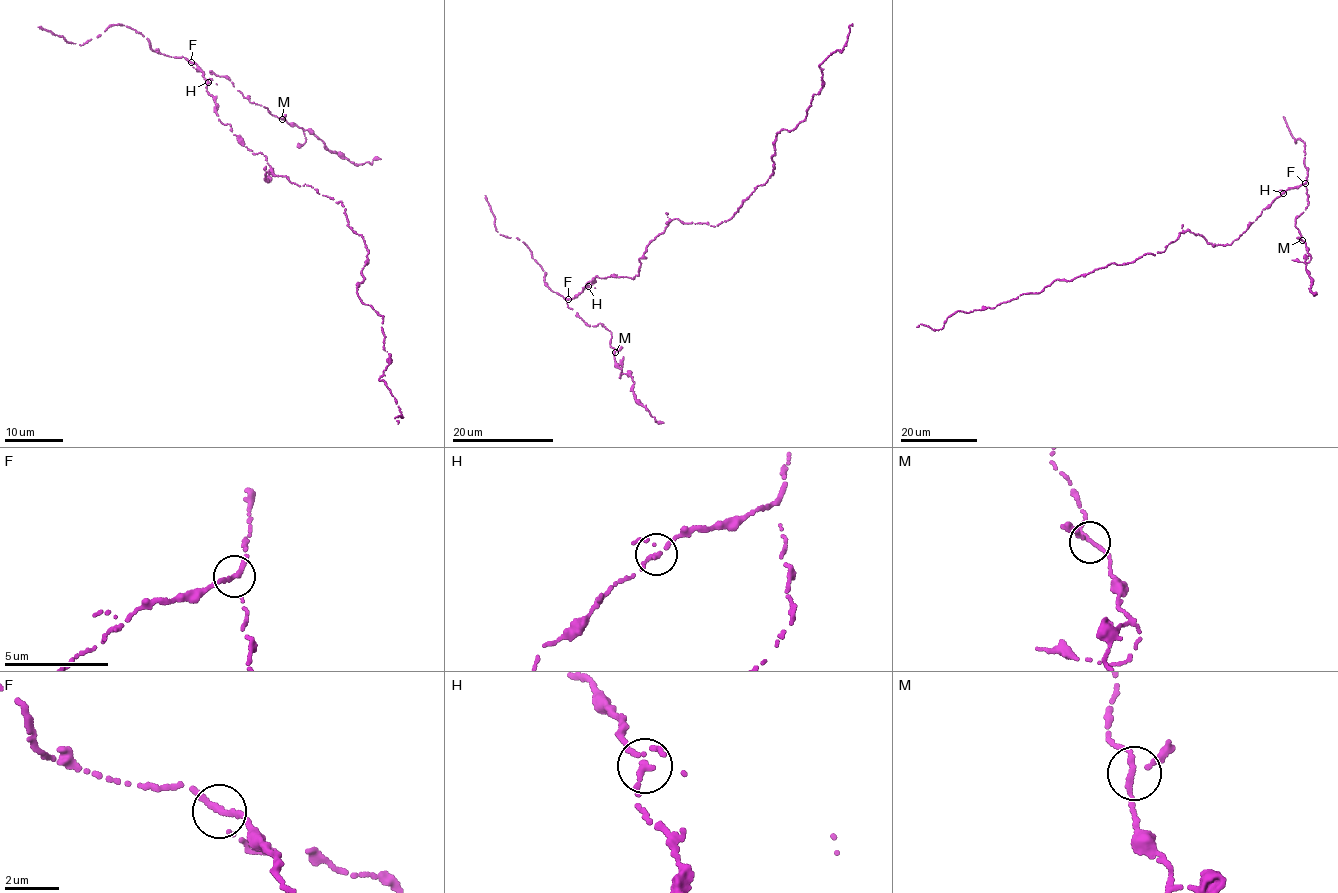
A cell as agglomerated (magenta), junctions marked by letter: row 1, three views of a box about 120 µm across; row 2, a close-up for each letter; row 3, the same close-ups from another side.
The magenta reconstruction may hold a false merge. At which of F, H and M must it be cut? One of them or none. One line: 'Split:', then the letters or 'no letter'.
Split: H

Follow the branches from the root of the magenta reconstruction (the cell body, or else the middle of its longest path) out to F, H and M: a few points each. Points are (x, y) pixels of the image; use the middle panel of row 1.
F: (676, 219), (647, 245), (639, 259), (639, 273), (633, 279), (596, 275), (580, 292), (568, 299)
H: (676, 219), (647, 245), (639, 259), (639, 273), (633, 279), (596, 275), (586, 284), (588, 286)
M: (676, 219), (647, 245), (633, 279), (596, 275), (568, 300), (587, 325), (602, 323), (611, 332), (615, 352)

